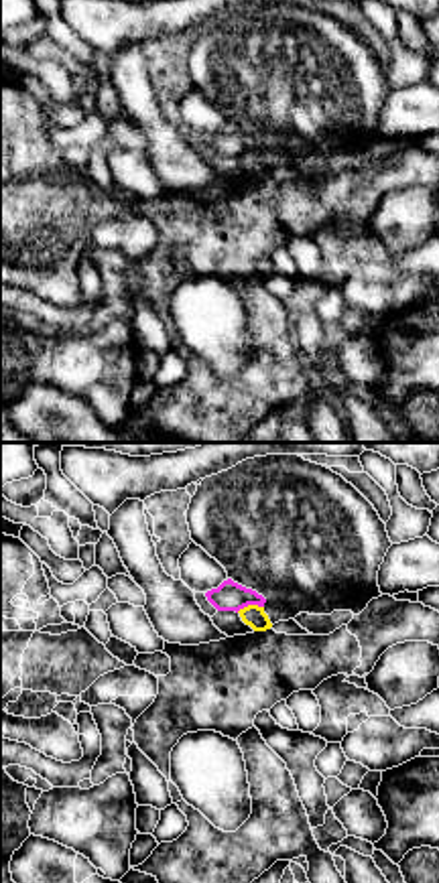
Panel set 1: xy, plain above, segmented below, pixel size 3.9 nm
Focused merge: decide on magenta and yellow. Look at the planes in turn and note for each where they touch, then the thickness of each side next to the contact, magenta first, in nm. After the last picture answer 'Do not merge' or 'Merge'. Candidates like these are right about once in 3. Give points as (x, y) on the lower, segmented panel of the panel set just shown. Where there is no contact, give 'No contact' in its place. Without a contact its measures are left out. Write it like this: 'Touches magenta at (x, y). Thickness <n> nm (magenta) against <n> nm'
Touches magenta at (248, 603). Thickness 120 nm (magenta) against 90 nm

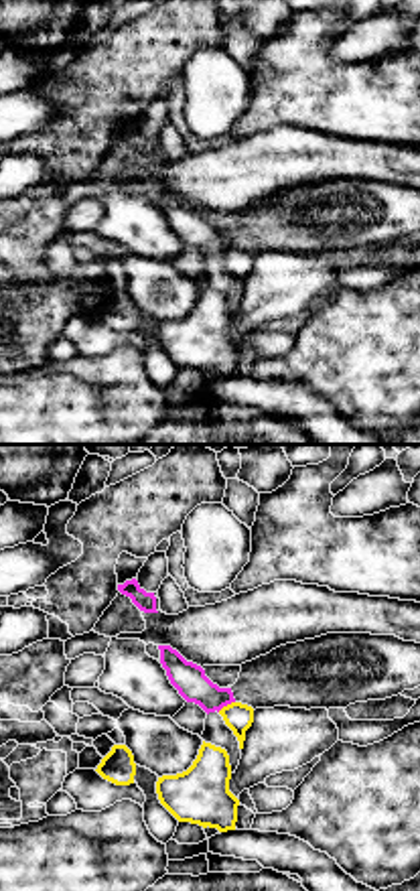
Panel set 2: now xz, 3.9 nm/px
Touches magenta at (226, 705). Thickness 130 nm (magenta) against 110 nm

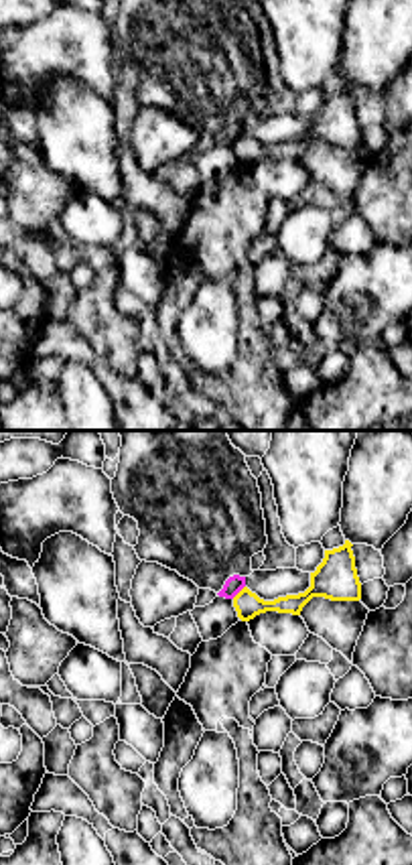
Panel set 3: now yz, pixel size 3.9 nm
Touches magenta at (238, 591). Thickness 70 nm (magenta) against 100 nm

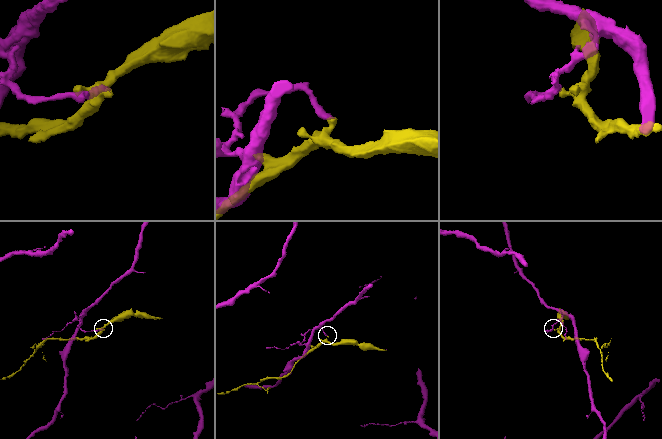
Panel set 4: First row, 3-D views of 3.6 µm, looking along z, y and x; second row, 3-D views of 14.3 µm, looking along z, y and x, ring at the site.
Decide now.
Do not merge

